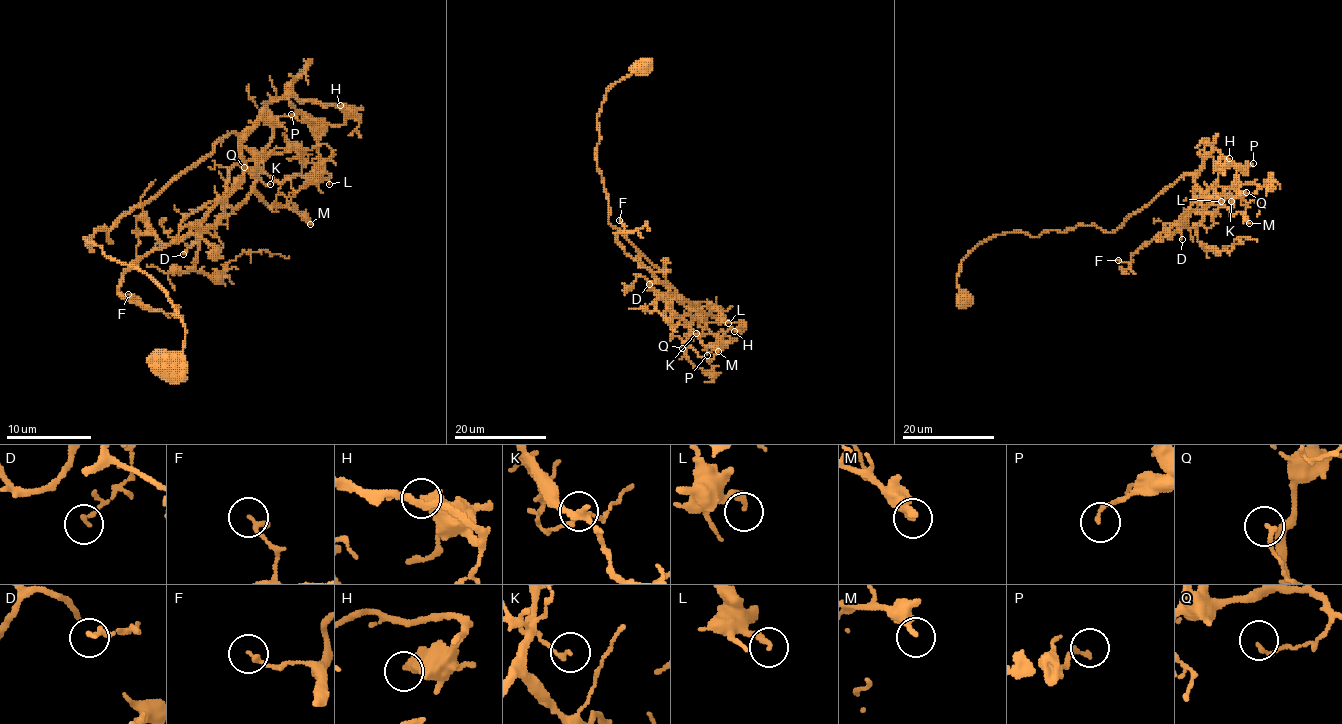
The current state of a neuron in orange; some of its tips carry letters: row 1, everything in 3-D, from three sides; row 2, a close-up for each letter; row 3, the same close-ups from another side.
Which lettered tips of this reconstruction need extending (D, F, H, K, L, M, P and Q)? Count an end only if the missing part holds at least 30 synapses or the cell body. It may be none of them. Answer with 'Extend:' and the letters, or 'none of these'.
Extend: none of these

